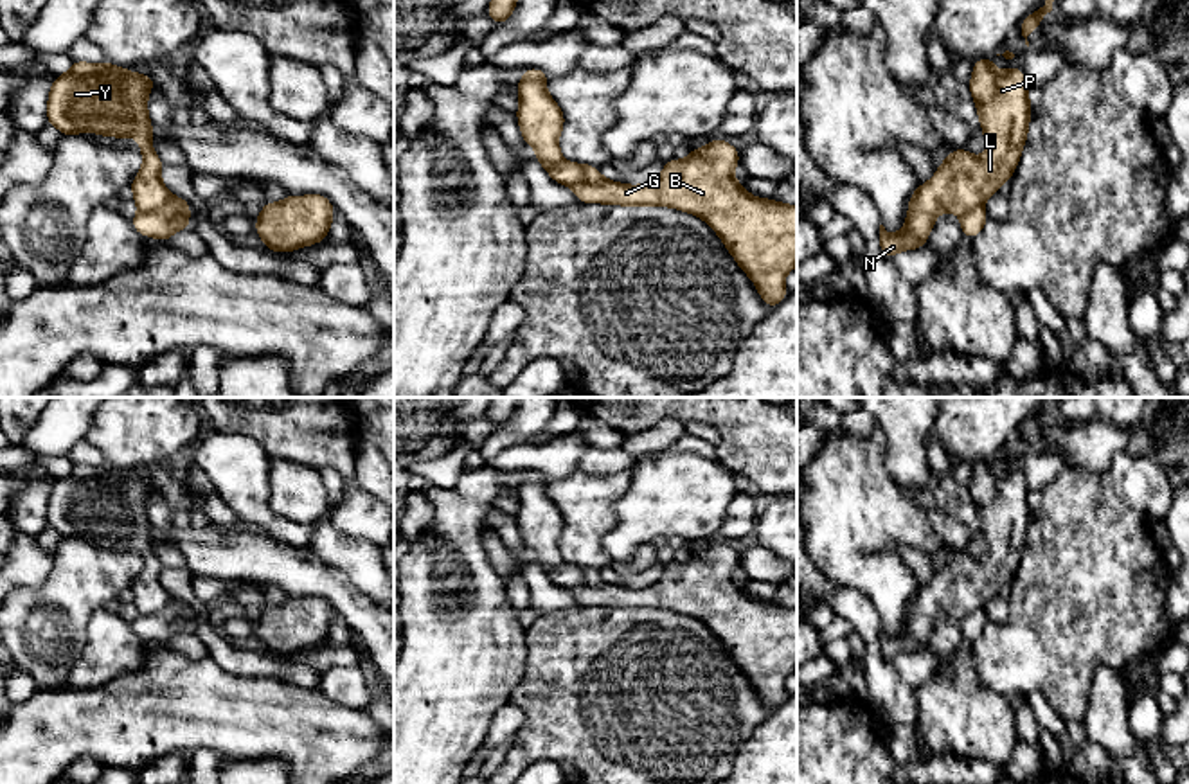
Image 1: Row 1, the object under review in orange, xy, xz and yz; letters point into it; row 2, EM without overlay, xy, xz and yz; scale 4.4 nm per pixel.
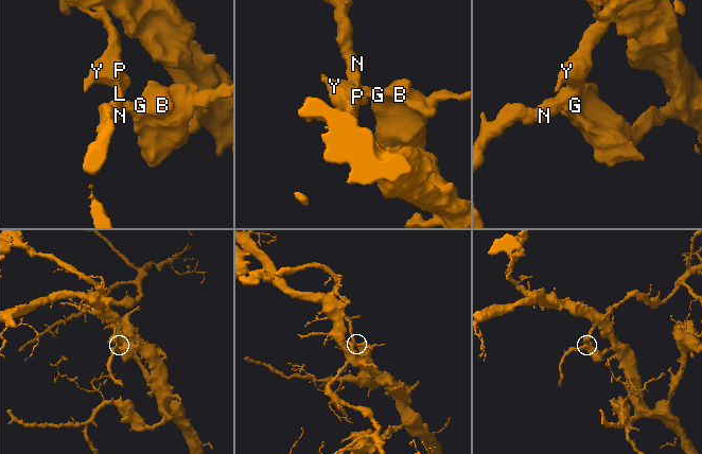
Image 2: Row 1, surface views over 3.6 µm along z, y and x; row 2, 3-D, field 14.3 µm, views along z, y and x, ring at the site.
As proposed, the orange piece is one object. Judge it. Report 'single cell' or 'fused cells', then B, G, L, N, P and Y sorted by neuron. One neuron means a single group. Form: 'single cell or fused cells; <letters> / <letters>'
fused cells; B G / L N P Y

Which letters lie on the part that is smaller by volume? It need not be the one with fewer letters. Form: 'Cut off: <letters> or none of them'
Cut off: L, N, P, Y

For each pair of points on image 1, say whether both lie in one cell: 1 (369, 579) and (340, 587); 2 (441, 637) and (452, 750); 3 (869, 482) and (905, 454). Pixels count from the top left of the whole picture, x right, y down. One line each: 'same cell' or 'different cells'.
1: different cells
2: same cell
3: different cells

